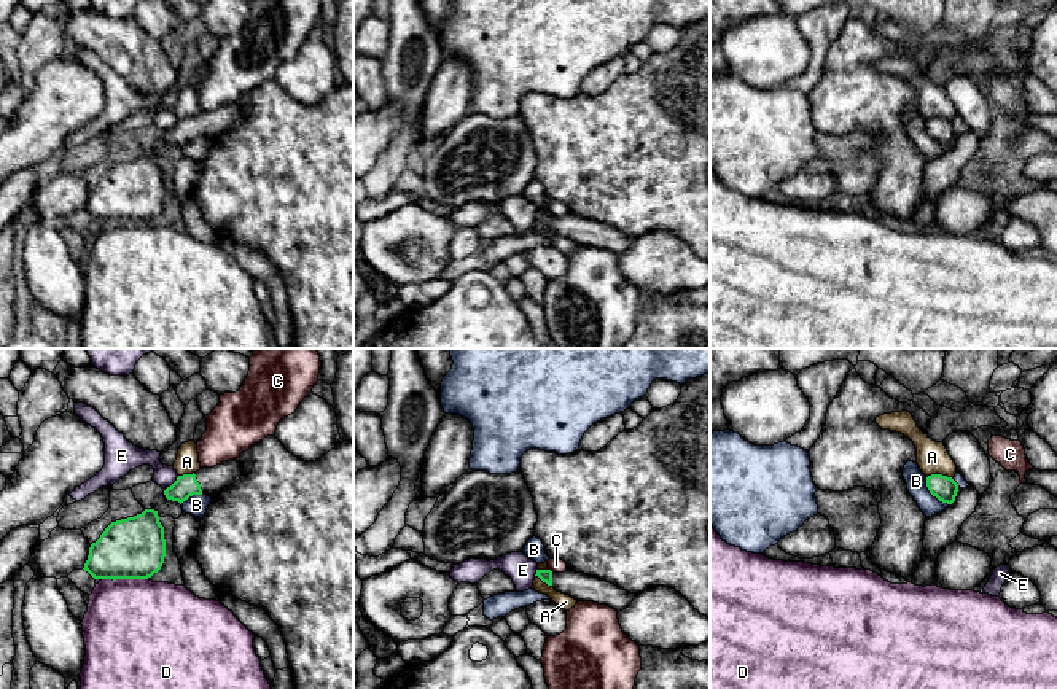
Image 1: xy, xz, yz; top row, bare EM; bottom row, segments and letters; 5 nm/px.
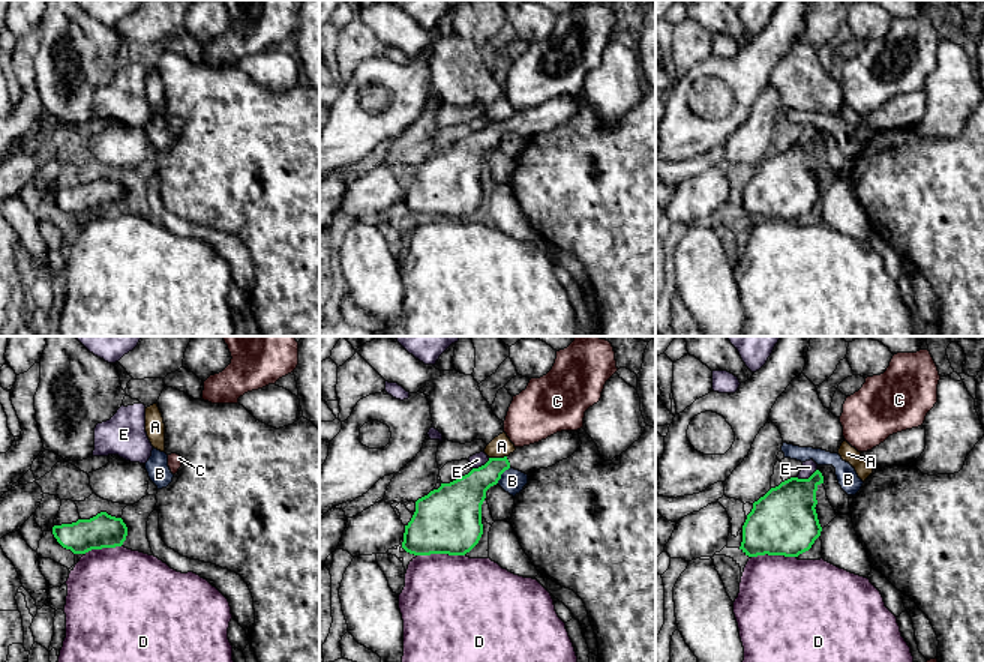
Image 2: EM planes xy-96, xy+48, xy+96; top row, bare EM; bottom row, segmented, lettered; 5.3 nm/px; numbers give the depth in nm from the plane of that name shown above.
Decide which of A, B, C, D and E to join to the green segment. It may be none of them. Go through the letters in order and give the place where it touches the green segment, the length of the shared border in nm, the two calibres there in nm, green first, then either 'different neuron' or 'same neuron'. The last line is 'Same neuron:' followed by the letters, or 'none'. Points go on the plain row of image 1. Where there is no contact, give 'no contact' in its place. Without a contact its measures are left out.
A: meets green in yz at (939, 118); contact 140 nm long; 120 nm thick on the green side, 160 nm on the other; different neuron
B: meets green in yz at (932, 137); contact 180 nm long; 120 nm thick on the green side, 110 nm on the other; different neuron
C: no contact; different neuron
D: meets green in xy at (124, 221); contact 240 nm long; 320 nm thick on the green side, 480 nm on the other; different neuron
E: meets green in xy at (174, 126); contact 100 nm long; 120 nm thick on the green side, 120 nm on the other; different neuron
Same neuron: none

